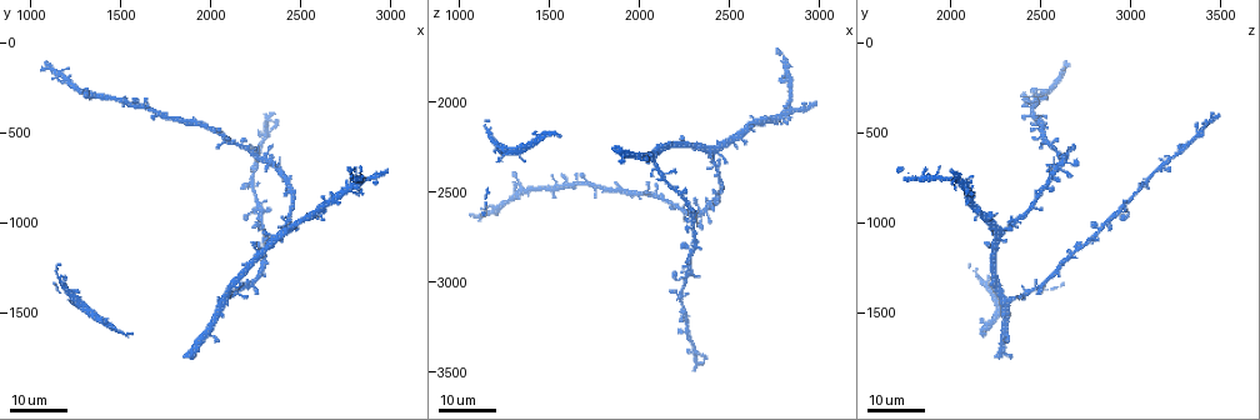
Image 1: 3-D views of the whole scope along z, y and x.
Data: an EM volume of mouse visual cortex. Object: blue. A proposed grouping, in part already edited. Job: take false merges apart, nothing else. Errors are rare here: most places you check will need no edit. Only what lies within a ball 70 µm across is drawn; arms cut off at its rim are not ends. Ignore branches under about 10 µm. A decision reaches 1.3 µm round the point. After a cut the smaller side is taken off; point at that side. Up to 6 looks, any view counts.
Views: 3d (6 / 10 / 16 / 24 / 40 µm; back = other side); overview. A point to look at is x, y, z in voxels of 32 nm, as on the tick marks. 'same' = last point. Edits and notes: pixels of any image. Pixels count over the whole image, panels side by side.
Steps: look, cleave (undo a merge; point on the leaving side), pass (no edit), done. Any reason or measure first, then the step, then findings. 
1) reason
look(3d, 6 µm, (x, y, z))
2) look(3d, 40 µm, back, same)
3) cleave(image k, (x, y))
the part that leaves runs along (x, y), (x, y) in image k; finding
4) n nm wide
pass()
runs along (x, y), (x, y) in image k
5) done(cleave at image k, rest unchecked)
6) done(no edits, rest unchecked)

look(3d, 24 µm, (2100, 1420, 2340))

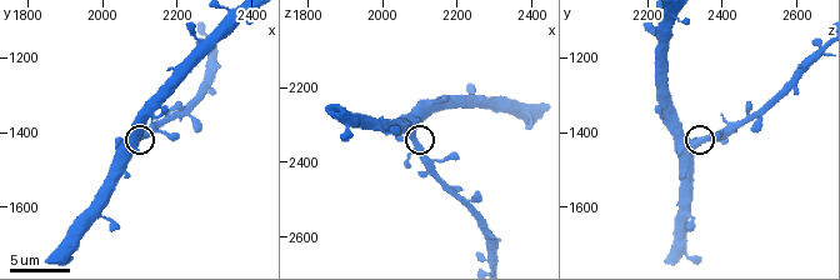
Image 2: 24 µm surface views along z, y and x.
look(3d, 10 µm, (2080, 1430, 2340))

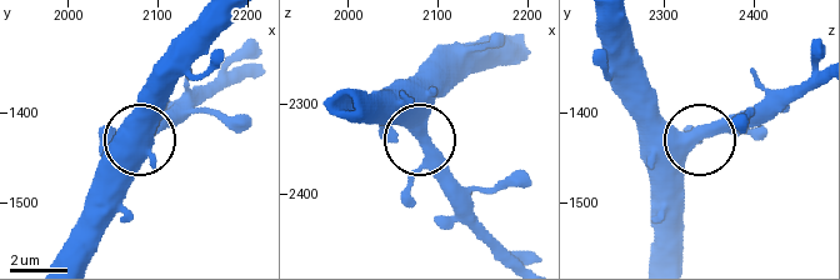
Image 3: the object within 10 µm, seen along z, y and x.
side arm 50 µm
pass()
continuous, no second neuron

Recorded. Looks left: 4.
side arm on a straight run
look(3d, 24 µm, (2280, 580, 3280))

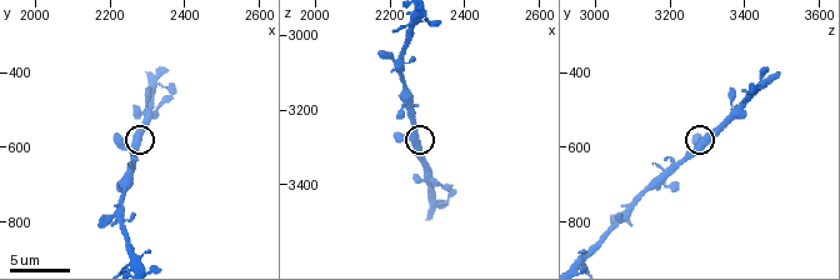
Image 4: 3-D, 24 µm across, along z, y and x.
look(3d, 6 µm, (2270, 580, 3290))

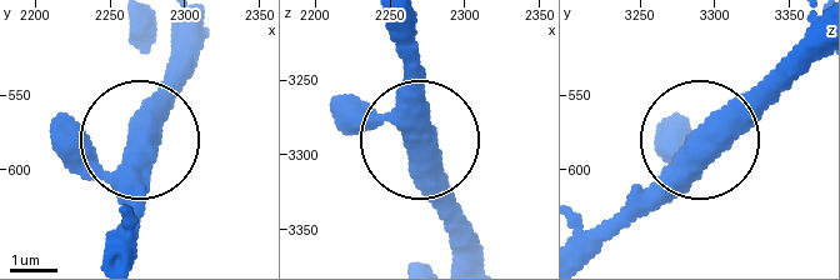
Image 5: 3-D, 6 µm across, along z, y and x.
pass()
runs along (108, 259), (144, 104), (184, 60) in image 5; one neuron here

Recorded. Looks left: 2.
look(3d, 24 µm, (2300, 1060, 2800))

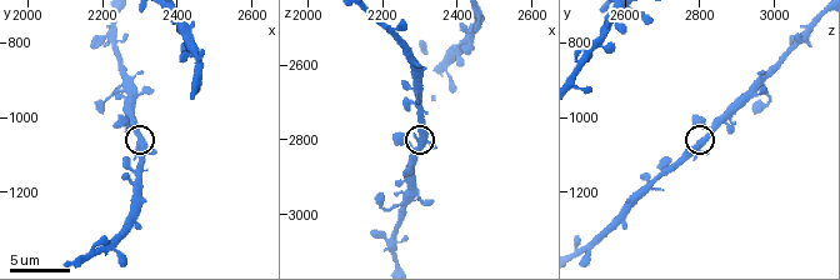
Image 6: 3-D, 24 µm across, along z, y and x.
look(3d, 10 µm, (2300, 1070, 2800))

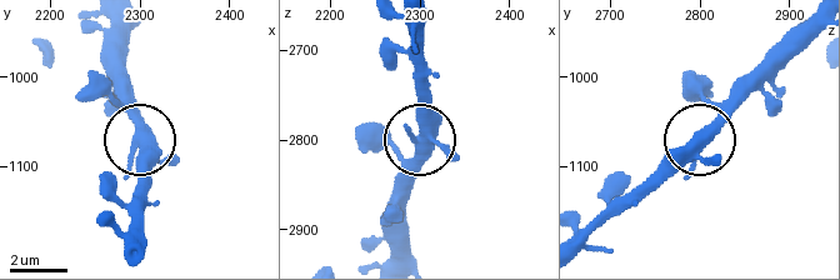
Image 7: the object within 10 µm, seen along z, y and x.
3 arms
pass()
runs along (406, 21), (421, 100), (421, 150), (406, 205) in image 7; all the same neuron

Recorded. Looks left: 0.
done(no edits, rest unchecked)

